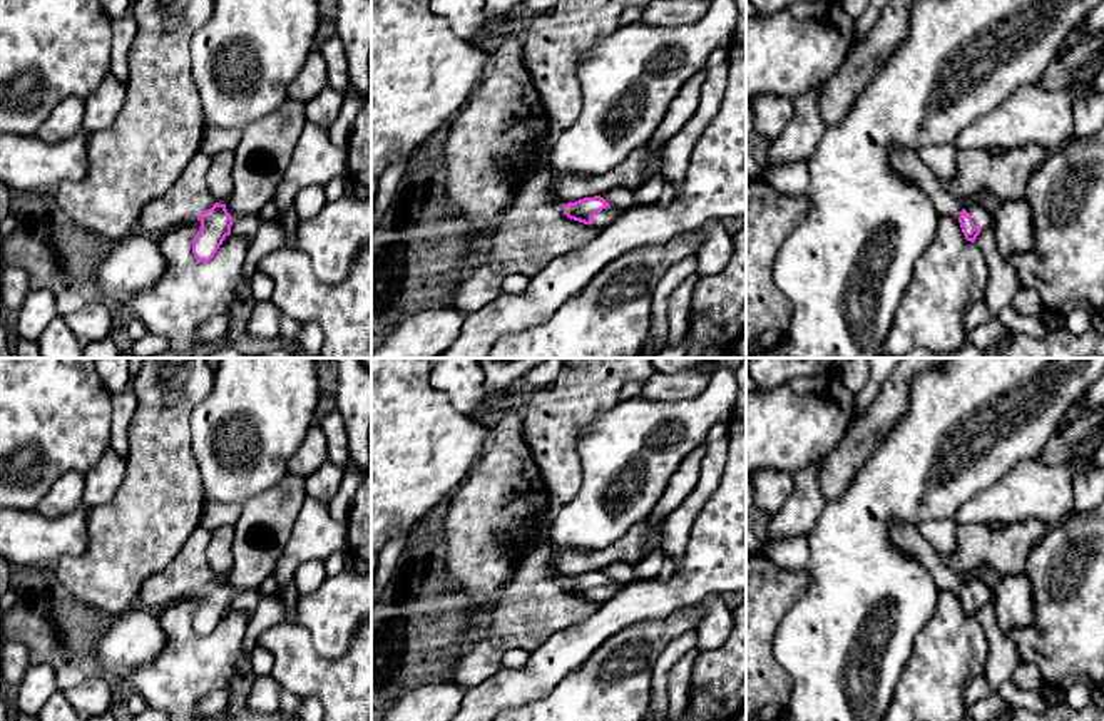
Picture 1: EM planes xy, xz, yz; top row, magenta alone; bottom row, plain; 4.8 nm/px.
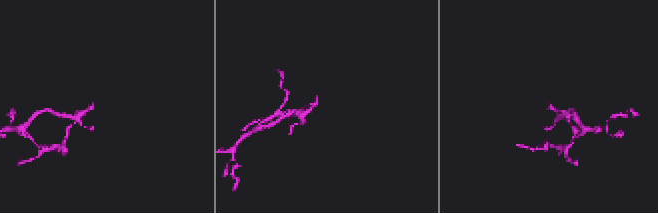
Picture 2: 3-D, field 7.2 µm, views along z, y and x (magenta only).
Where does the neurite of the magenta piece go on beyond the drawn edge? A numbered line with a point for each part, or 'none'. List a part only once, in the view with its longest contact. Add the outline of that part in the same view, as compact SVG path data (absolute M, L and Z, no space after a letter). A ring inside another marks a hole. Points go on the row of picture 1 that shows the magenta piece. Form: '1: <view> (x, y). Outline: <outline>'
1: xz (609, 214). Outline: M609 206L594 216L592 224L604 229L616 222L624 212L626 211Z

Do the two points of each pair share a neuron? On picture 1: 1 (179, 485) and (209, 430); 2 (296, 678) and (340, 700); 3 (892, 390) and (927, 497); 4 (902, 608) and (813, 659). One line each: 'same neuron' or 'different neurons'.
1: different neurons
2: same neuron
3: different neurons
4: same neuron

